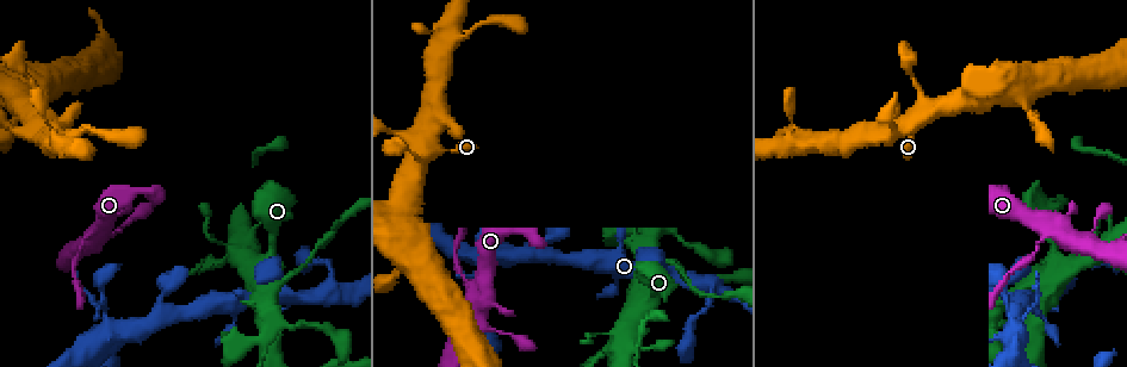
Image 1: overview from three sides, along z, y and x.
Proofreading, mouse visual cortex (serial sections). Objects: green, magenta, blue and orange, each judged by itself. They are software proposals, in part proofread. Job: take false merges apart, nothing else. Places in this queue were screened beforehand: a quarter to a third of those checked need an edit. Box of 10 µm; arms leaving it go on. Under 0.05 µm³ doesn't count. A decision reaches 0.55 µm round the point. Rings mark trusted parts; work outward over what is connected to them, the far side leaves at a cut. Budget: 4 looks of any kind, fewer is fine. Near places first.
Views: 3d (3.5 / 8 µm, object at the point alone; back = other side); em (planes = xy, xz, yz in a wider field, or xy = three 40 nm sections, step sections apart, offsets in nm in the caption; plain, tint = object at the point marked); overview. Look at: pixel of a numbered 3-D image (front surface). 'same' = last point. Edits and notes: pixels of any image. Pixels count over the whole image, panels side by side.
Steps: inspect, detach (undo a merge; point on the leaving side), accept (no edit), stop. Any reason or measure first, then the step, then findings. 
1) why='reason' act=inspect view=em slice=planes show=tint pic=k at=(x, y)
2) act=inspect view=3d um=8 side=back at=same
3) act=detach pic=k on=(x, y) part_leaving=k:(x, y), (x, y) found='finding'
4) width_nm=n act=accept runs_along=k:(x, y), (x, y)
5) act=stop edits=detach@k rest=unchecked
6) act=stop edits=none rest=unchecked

why='abrupt turn' act=inspect view=3d um=3.5 pic=1 at=(279, 284)

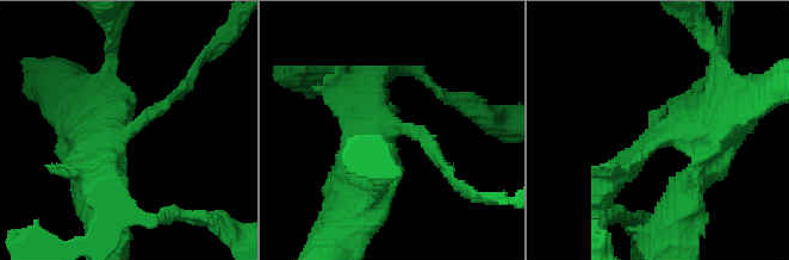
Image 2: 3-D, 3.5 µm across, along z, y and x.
act=inspect view=em slice=xy step=3 show=tint pic=2 at=(659, 131)

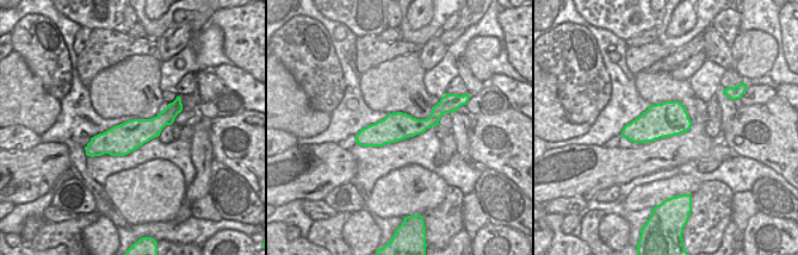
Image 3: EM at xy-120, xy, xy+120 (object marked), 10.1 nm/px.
act=accept runs_along=3:(178, 103), (153, 128), (91, 151) found='all the same cell'

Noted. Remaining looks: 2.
why='branch point' act=inspect view=3d um=3.5 pic=1 at=(238, 246)

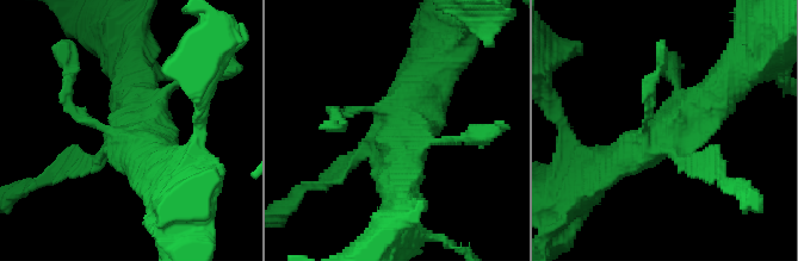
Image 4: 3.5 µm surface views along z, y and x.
act=inspect view=em slice=xy step=3 show=tint pic=4 at=(403, 133)

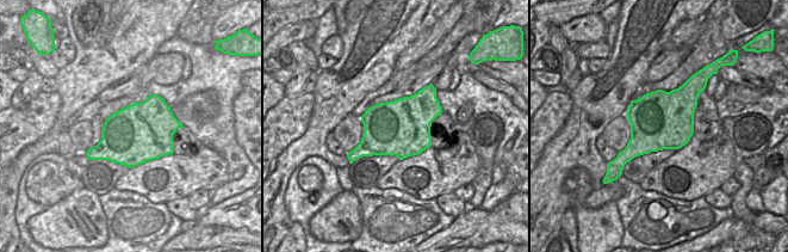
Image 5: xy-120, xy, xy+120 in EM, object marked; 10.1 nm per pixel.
act=accept runs_along=4:(606, 166), (673, 132), (725, 78) found='continuous, no second cell'

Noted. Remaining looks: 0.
act=stop edits=none rest=unchecked

